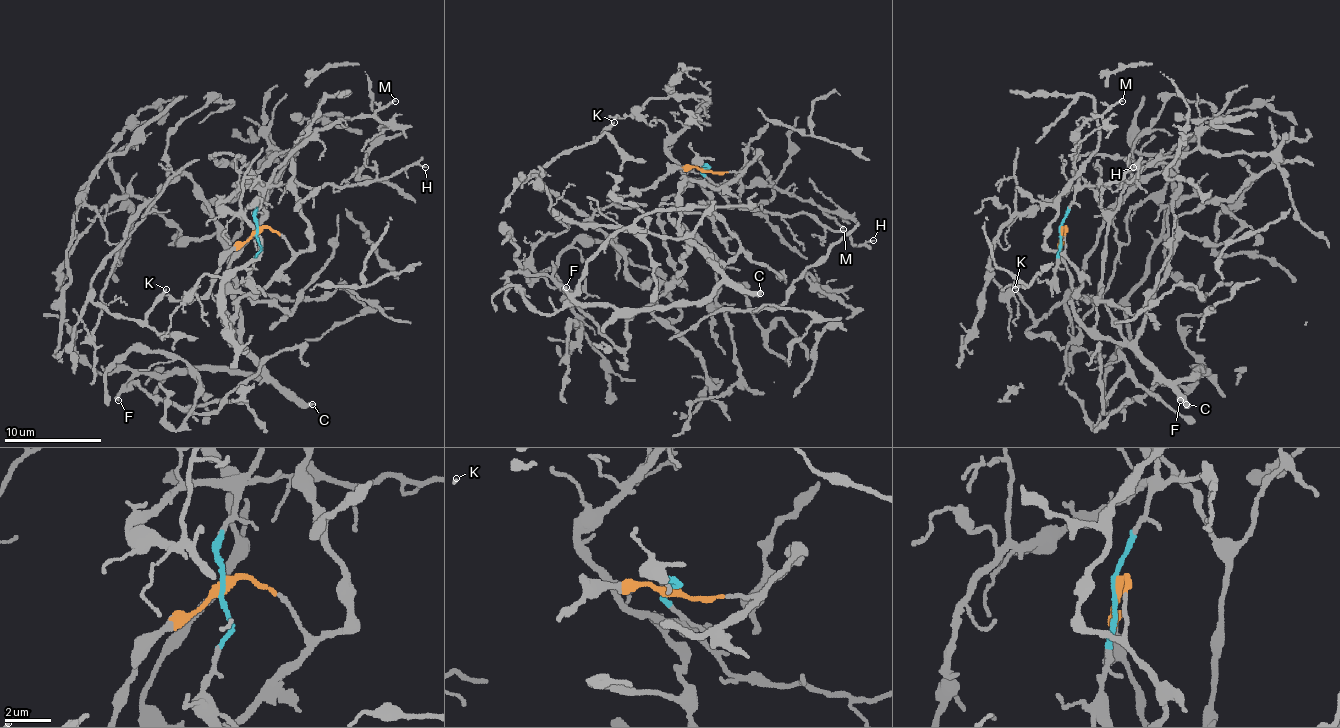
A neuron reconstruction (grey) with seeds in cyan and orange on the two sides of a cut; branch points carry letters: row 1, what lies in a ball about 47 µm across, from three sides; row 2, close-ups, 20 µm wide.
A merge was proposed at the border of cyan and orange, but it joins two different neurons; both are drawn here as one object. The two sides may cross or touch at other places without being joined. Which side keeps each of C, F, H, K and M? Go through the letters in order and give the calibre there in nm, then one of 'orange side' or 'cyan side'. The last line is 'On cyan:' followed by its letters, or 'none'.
C: calibre 360 nm; orange side
F: calibre 240 nm; orange side
H: calibre 110 nm; cyan side
K: calibre 180 nm; orange side
M: calibre 160 nm; cyan side
On cyan: H, M

